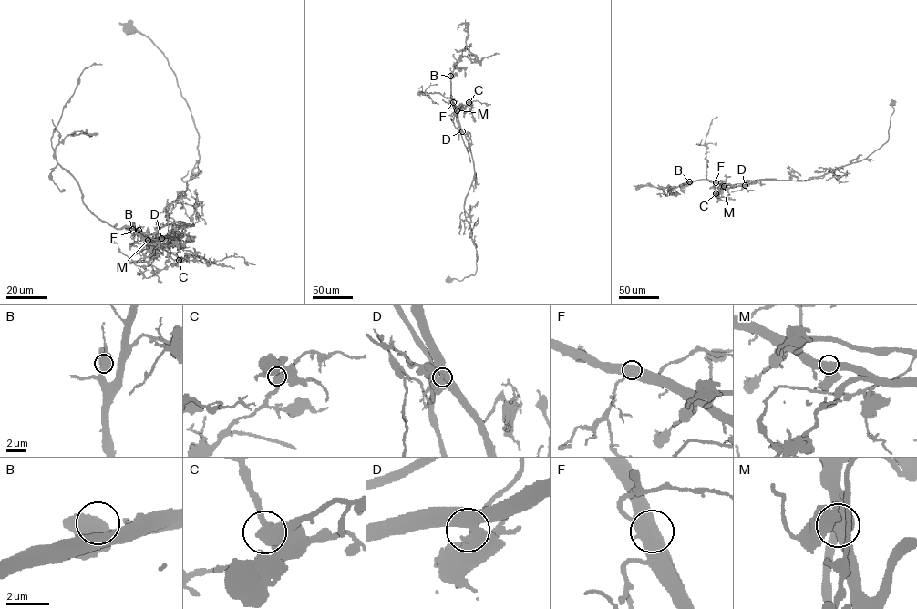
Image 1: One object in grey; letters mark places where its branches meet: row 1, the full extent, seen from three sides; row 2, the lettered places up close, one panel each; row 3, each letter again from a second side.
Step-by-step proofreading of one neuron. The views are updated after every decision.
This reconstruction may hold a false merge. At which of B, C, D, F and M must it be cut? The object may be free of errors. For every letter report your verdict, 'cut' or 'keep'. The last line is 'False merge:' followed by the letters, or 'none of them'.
B: keep
C: keep
D: keep
F: cut
M: keep
False merge: F

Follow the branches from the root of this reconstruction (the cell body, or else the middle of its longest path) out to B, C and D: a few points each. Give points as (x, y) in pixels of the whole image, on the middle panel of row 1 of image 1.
B: (449, 280), (474, 275), (477, 259), (464, 209), (474, 164), (451, 98), (450, 76)
C: (449, 280), (461, 280), (474, 275), (477, 269), (477, 251), (464, 209), (474, 164), (458, 115), (468, 102)
D: (449, 280), (461, 280), (474, 275), (477, 269), (477, 251), (464, 209), (474, 164), (462, 131)

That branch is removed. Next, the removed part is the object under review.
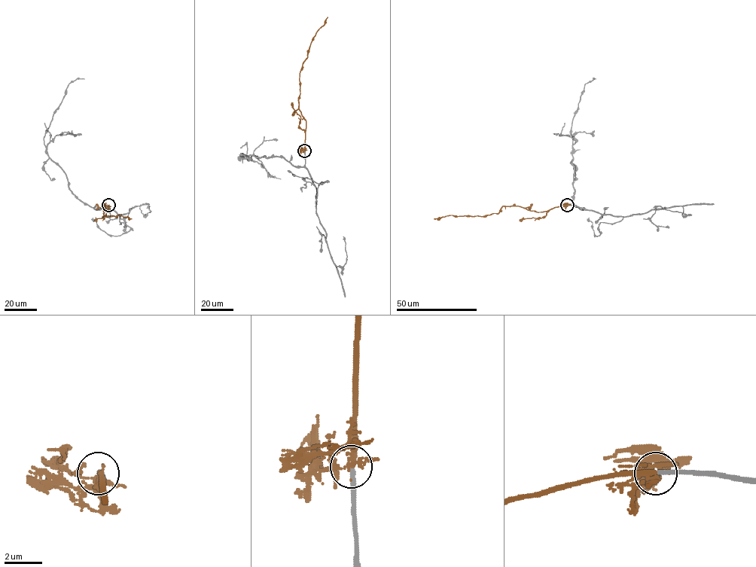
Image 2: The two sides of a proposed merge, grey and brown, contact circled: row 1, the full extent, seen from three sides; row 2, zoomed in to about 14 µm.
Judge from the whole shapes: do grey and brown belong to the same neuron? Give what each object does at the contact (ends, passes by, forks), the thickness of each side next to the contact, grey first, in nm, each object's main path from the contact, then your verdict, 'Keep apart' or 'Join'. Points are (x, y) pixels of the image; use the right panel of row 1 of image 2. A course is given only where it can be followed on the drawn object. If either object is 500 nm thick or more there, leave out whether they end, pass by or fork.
At the ring grey ends. At the ring brown forks. Thickness 280 nm (grey) against 190 nm. Course of grey: (568, 205), (583, 208), (580, 209), (574, 202), (571, 128), (584, 86), (595, 79). Course of brown: (567, 205), (536, 212), (518, 206), (503, 206), (498, 213), (484, 216), (450, 214), (434, 219). Join

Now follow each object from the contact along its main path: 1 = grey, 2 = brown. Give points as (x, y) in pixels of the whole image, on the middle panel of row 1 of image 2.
1: (304, 150), (303, 166), (293, 166), (282, 157), (239, 156), (247, 155), (260, 163), (271, 175), (281, 179)
2: (304, 150), (306, 120), (298, 108), (299, 74), (312, 38), (327, 17)

